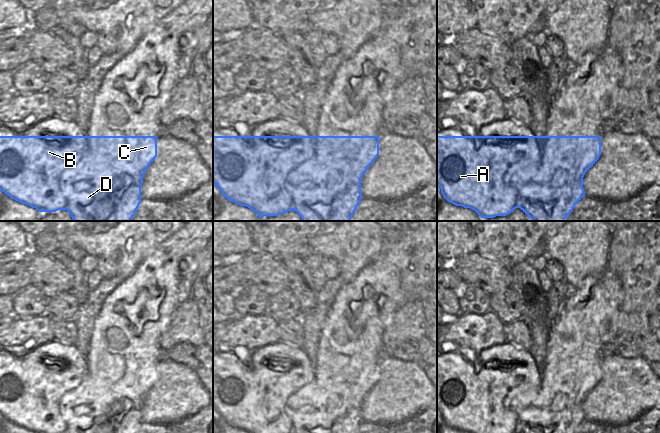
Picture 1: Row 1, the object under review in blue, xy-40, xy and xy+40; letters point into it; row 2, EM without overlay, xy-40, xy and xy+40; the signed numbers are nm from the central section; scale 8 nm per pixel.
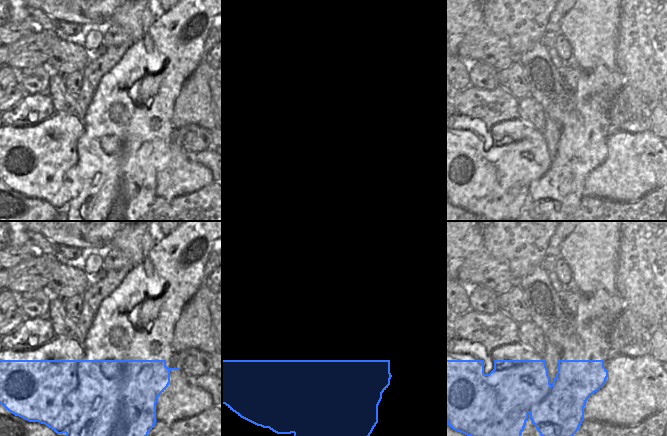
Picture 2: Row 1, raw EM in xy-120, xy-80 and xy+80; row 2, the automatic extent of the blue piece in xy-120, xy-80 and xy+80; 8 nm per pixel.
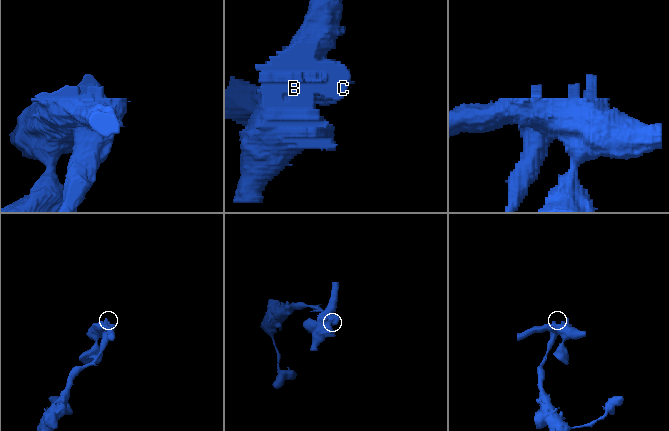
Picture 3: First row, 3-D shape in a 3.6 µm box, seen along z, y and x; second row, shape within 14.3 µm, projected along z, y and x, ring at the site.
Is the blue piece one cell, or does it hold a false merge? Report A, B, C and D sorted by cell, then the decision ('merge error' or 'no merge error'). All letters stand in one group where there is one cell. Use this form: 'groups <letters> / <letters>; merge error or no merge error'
groups A B / C D; merge error

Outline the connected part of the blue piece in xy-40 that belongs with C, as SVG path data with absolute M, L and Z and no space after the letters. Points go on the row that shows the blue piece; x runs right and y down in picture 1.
M85 136L87 151L61 175L61 189L73 221L131 221L141 203L145 171L157 157L157 136Z

